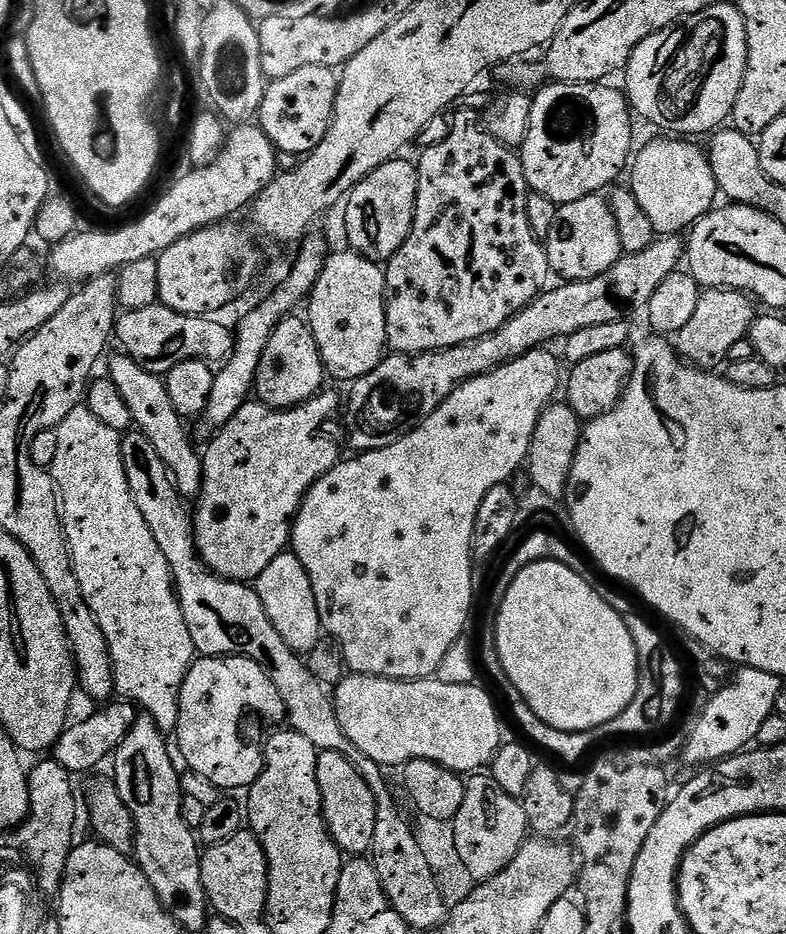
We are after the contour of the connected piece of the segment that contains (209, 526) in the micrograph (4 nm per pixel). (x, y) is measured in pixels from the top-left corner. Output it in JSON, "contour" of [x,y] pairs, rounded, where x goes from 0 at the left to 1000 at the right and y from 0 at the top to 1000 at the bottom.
{"contour":[[[408,418],[389,431],[374,437],[342,437],[338,433],[317,430],[305,436],[303,443],[274,464],[265,485],[258,485],[260,519],[247,540],[244,566],[249,573],[249,588],[265,611],[293,621],[324,623],[333,610],[368,586],[372,563],[377,552],[403,514],[413,510],[435,491],[422,471],[416,471],[407,461],[431,435],[433,428],[419,418]]]}

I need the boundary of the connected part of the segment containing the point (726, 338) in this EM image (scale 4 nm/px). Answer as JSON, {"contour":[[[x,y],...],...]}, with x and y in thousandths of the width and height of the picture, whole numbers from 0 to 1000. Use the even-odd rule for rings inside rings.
{"contour":[[[903,308],[892,312],[888,319],[888,332],[868,349],[865,355],[859,357],[858,372],[877,390],[897,396],[910,395],[910,390],[920,391],[926,385],[929,374],[949,363],[952,354],[957,352],[964,337],[964,330],[958,318],[950,313],[935,313],[931,308]]]}

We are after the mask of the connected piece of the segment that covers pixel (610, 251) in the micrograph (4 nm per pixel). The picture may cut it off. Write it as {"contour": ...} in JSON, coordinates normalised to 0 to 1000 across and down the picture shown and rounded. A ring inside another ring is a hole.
{"contour":[[[760,208],[711,219],[705,246],[700,246],[700,255],[695,259],[695,269],[698,288],[706,294],[709,291],[714,301],[749,300],[761,298],[761,293],[771,293],[771,289],[776,289],[795,273],[777,217]]]}

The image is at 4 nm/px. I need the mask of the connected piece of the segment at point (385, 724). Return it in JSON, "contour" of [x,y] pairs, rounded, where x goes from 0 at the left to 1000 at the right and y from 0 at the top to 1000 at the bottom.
{"contour":[[[448,719],[425,737],[427,761],[433,763],[440,790],[485,820],[513,820],[522,814],[555,814],[575,827],[601,829],[615,820],[625,819],[636,801],[636,767],[631,754],[609,731],[574,732],[557,726],[542,728],[504,728],[496,724],[473,724]]]}

